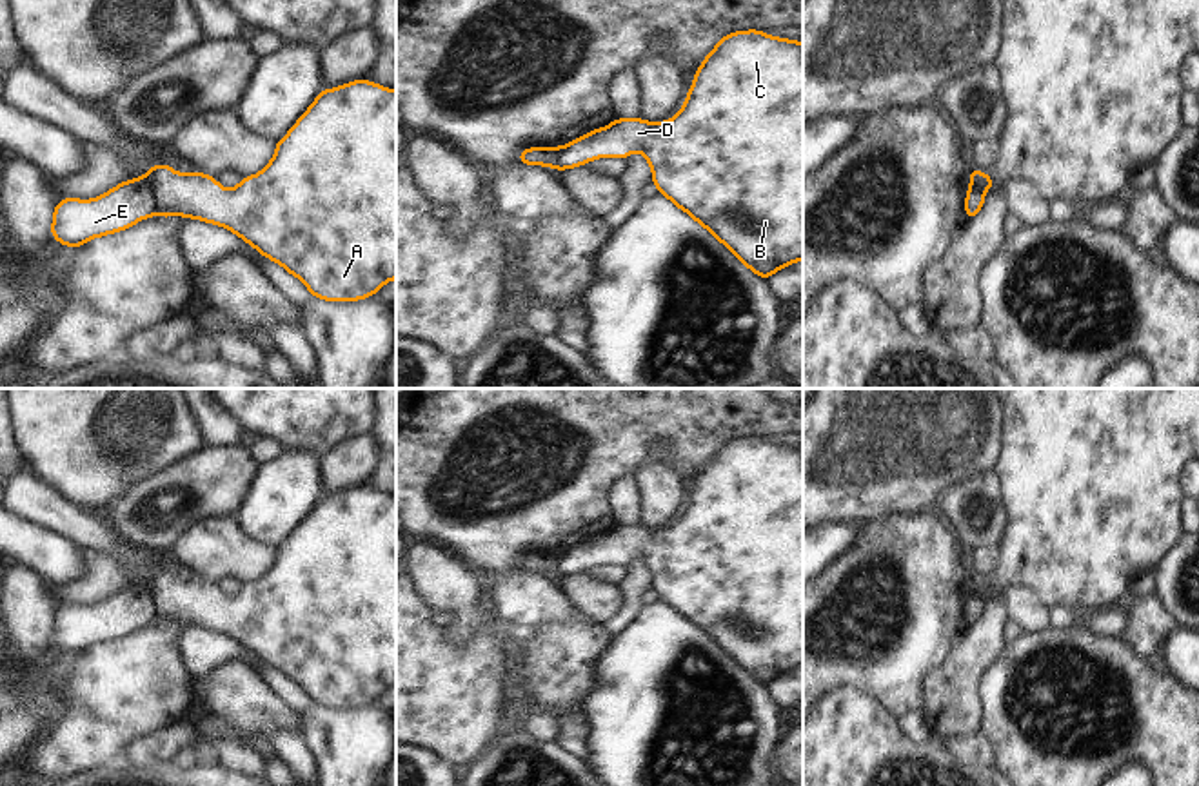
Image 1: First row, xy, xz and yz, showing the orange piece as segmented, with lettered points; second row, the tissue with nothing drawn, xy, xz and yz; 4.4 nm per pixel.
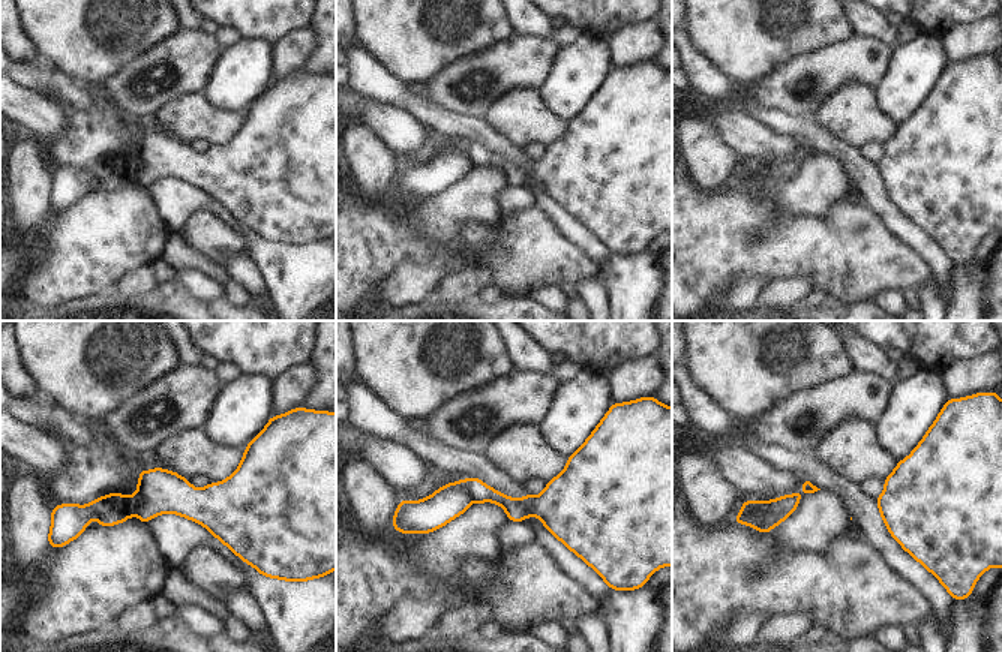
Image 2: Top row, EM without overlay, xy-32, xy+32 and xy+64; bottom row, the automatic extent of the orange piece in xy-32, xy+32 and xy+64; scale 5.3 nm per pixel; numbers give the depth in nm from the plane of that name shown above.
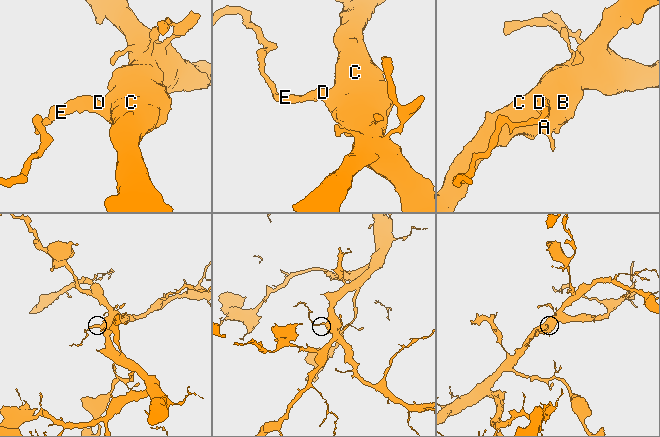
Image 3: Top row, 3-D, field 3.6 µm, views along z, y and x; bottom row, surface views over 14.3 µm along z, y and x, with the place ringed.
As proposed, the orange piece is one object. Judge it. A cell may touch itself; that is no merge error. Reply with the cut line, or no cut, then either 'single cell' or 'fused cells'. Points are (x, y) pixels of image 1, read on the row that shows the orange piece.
cut in xy along (144, 176), (155, 198), (157, 213); fused cells

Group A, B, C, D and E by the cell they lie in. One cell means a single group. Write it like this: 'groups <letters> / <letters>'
groups A B C D / E

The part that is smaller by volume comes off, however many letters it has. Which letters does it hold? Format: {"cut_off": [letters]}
{"cut_off": ["E"]}

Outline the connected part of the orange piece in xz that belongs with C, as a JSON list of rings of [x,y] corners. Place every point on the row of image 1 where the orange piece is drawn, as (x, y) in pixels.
[[[759,29],[725,34],[696,69],[681,111],[665,122],[616,118],[558,149],[552,169],[641,152],[659,194],[768,280],[803,260],[803,42]]]

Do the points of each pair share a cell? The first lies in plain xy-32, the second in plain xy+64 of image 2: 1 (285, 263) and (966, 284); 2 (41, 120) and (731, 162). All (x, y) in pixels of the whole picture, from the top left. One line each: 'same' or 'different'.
1: same
2: different

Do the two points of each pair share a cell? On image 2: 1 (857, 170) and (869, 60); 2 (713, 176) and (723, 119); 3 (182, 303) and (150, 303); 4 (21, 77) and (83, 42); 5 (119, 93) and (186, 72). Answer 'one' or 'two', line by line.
1: two
2: two
3: one
4: two
5: one

